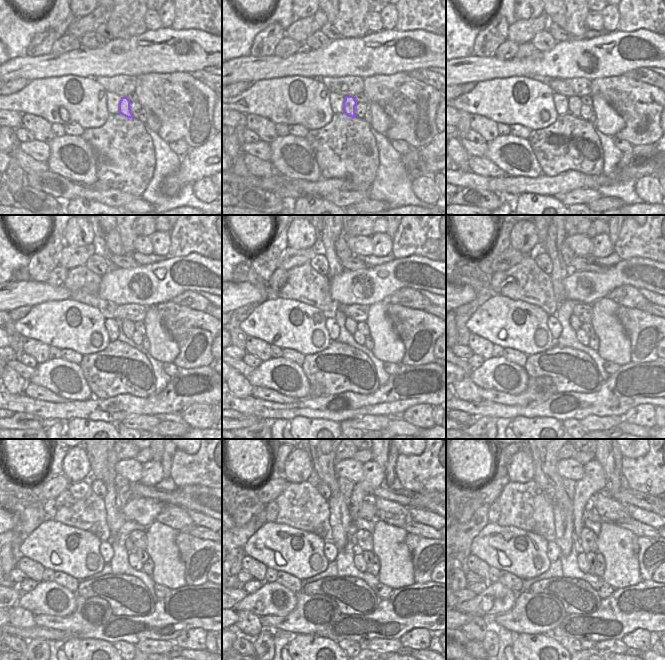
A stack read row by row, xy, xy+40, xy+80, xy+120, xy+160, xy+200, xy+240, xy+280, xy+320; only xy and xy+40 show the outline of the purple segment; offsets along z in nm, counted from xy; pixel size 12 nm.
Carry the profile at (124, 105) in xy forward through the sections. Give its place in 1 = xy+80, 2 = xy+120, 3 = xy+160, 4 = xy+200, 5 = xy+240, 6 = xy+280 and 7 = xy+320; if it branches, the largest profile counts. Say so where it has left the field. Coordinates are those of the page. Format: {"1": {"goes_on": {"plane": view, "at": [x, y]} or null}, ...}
{"1": {"goes_on": {"plane": "xy+80", "at": [574, 102]}}, "2": {"goes_on": {"plane": "xy+120", "at": [128, 328]}}, "3": {"goes_on": {"plane": "xy+160", "at": [351, 325]}}, "4": {"goes_on": {"plane": "xy+200", "at": [575, 323]}}, "5": {"goes_on": {"plane": "xy+240", "at": [129, 546]}}, "6": {"goes_on": {"plane": "xy+280", "at": [354, 540]}}, "7": {"goes_on": {"plane": "xy+320", "at": [594, 480]}}}

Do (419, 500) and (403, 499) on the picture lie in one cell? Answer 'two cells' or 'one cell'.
one cell

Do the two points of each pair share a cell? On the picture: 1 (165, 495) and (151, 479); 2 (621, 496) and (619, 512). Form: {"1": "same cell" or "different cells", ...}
{"1": "different cells", "2": "different cells"}

